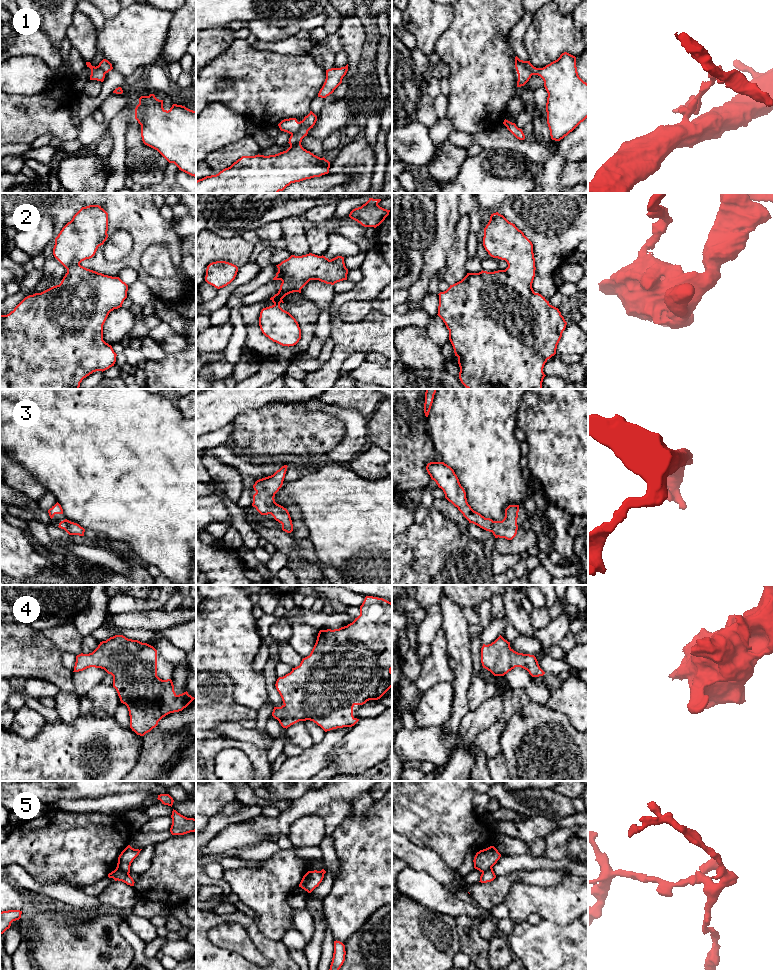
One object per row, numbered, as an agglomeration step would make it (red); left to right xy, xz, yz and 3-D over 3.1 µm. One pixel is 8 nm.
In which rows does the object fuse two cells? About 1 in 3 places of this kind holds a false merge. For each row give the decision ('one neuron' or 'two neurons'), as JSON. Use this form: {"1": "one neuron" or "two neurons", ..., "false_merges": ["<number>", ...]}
{"1": "two neurons", "2": "one neuron", "3": "one neuron", "4": "one neuron", "5": "two neurons", "false_merges": ["1", "5"]}

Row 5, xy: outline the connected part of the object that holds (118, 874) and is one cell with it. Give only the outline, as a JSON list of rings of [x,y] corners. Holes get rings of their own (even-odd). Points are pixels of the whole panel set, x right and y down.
[[[116,867],[116,869],[114,871],[109,873],[108,877],[113,878],[115,881],[117,881],[117,880],[122,881],[130,886],[134,886],[134,883],[135,883],[129,873],[124,872],[123,870],[121,870],[118,867]]]

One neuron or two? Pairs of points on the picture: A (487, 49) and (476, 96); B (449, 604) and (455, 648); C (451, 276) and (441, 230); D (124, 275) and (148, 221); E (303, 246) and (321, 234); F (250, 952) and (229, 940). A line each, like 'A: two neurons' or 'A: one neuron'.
A: one neuron
B: one neuron
C: two neurons
D: two neurons
E: two neurons
F: one neuron

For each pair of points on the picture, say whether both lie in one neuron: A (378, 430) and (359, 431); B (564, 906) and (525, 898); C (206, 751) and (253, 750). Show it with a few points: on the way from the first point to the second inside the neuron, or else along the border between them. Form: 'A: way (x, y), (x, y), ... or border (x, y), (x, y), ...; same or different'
A: border (368, 419), (367, 439); different
B: way (554, 903), (535, 899); same
C: way (218, 744), (241, 744); same

